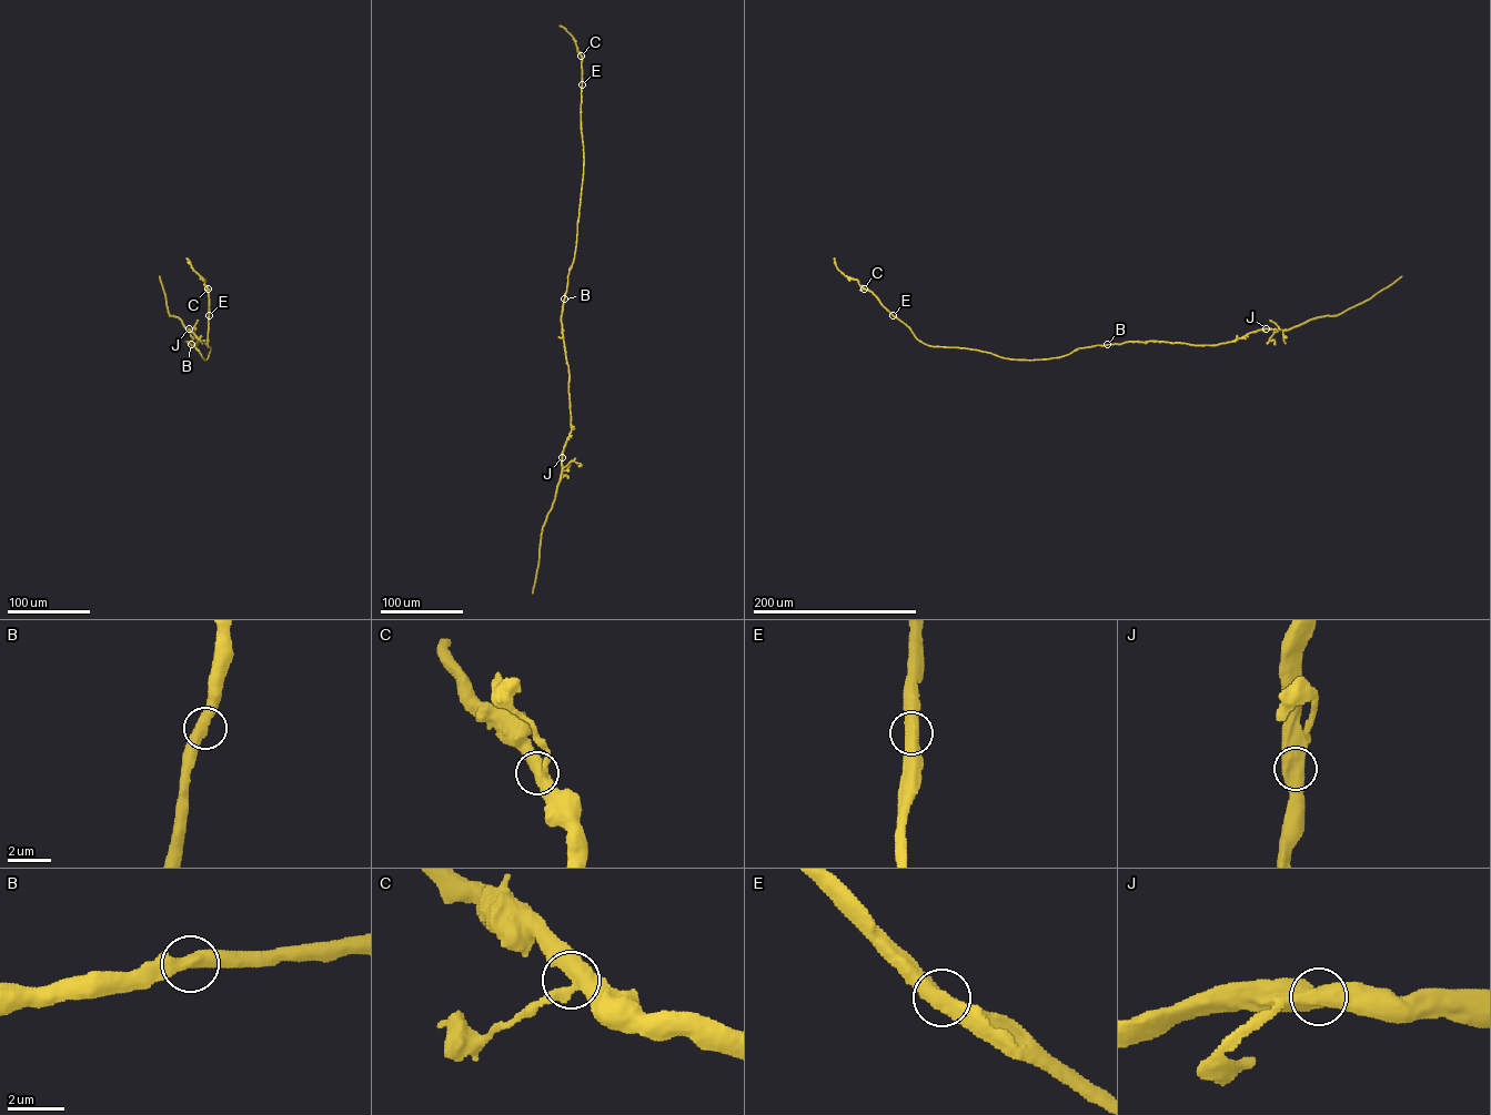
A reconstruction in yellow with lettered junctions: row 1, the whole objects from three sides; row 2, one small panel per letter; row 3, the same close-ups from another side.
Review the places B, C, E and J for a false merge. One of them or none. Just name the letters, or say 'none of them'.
none of them

